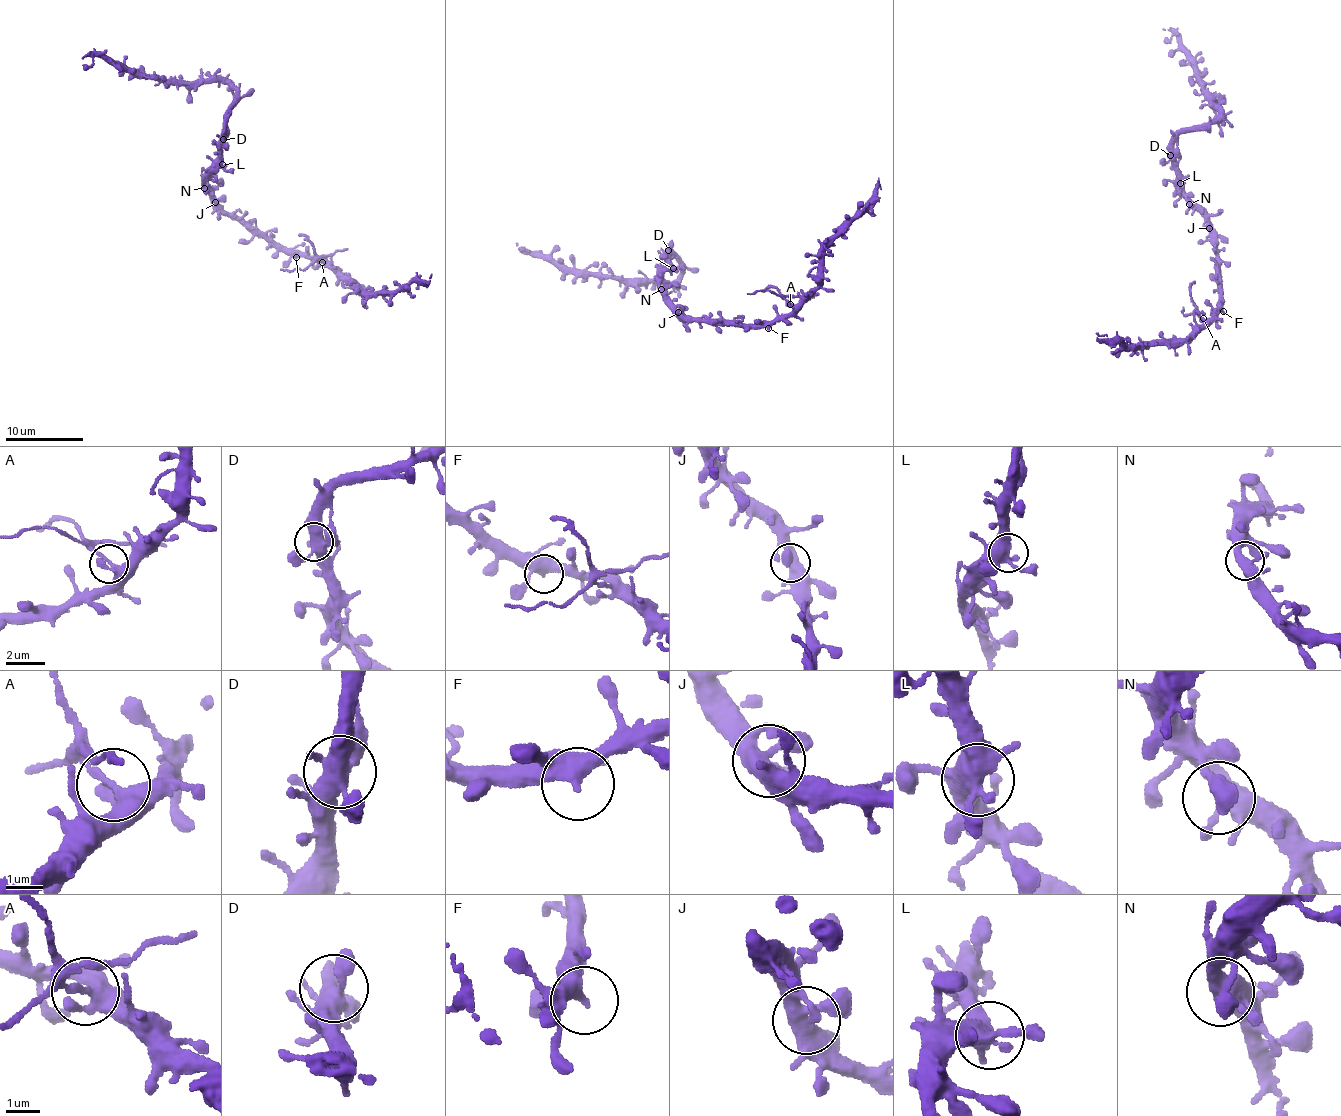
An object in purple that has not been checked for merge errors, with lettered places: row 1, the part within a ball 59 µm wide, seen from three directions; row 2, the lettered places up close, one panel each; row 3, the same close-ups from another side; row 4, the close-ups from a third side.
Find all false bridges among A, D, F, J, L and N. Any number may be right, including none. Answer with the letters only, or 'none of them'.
A

